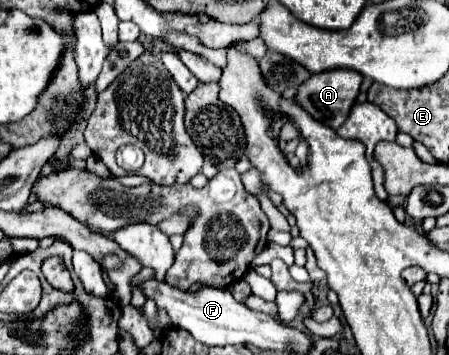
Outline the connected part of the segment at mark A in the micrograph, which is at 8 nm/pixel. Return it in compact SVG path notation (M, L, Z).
M346 68L312 74L304 84L300 84L298 94L296 94L296 102L306 112L310 112L316 120L338 130L344 124L344 118L350 114L350 108L352 108L352 104L354 104L358 92L360 92L360 82L362 82L360 72L352 72L352 70L346 70Z

